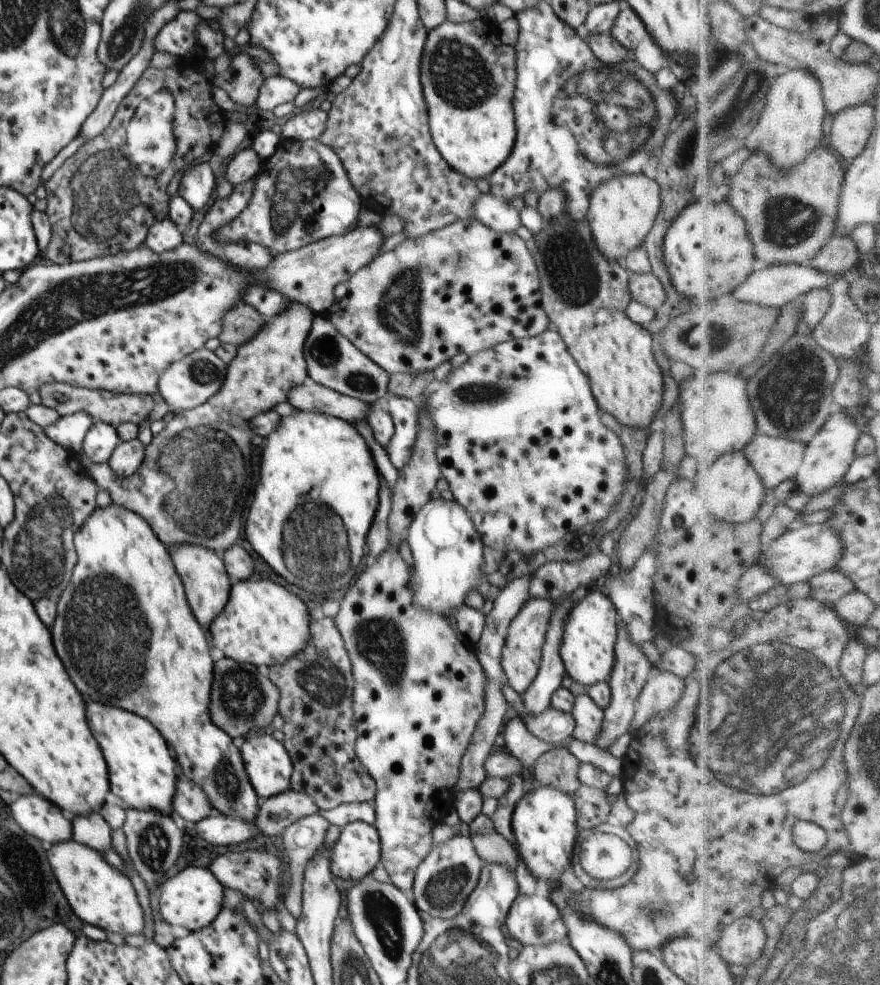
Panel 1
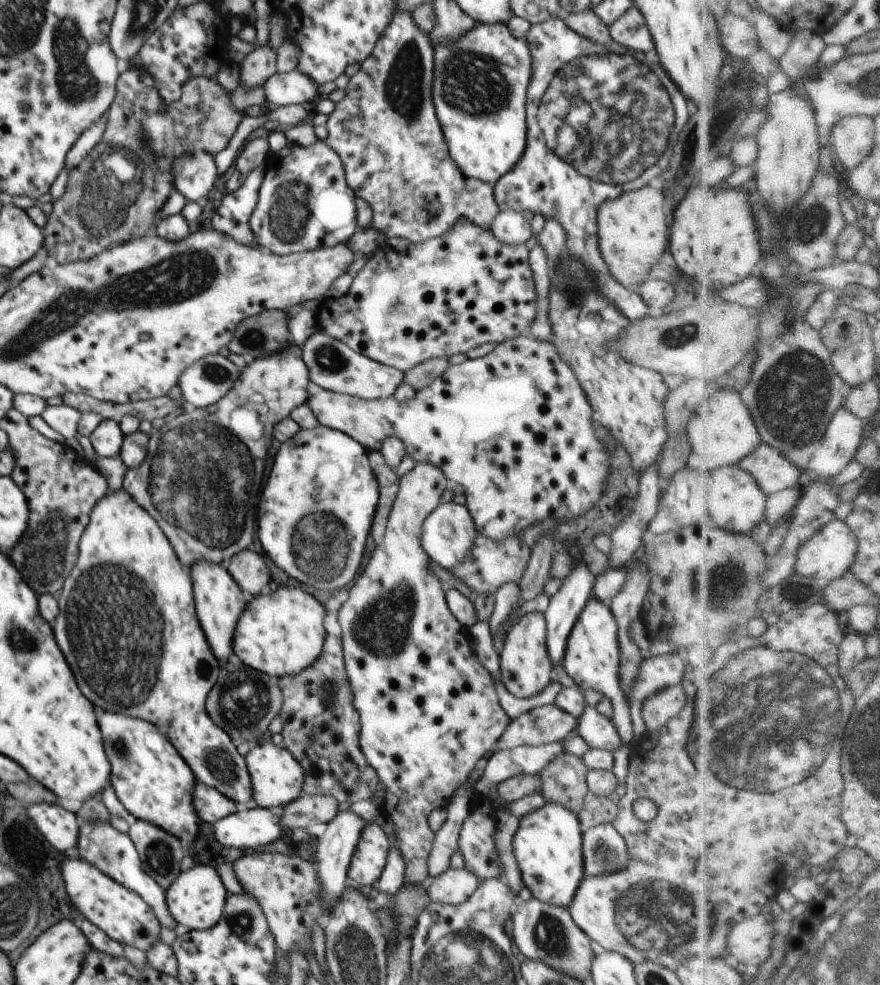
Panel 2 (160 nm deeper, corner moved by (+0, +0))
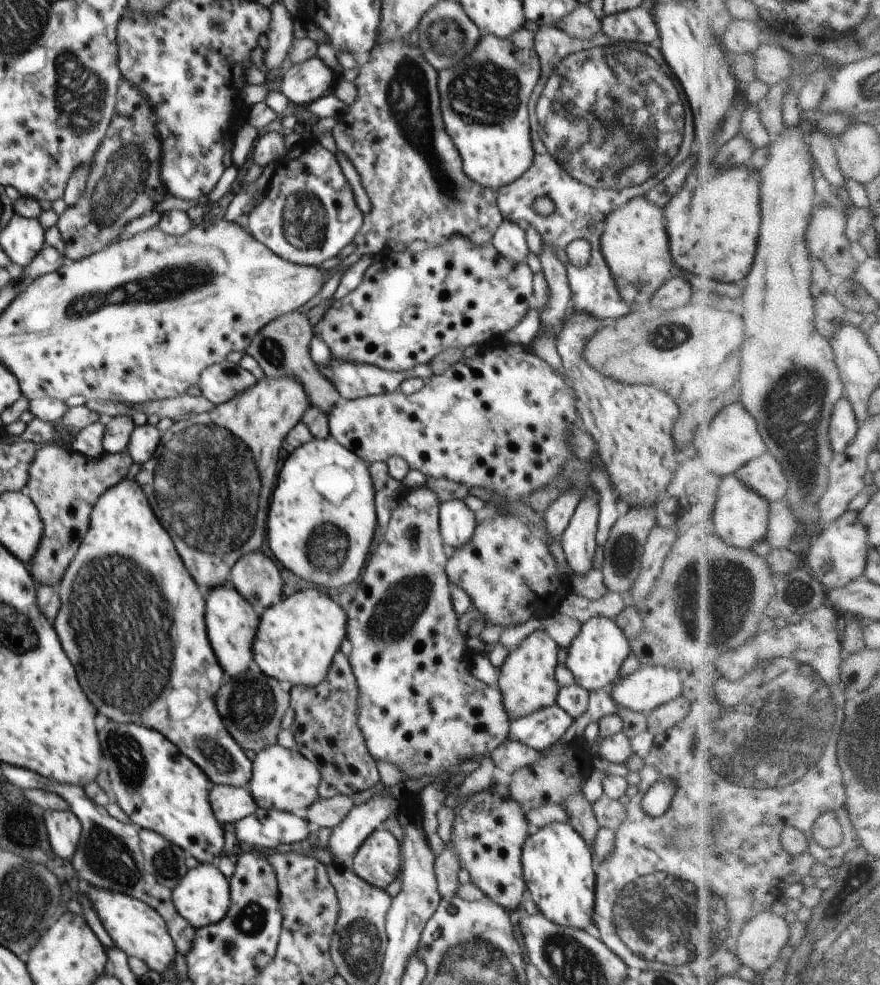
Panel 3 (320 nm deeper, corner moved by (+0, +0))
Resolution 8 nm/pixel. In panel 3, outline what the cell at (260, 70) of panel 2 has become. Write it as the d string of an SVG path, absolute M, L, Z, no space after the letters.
M281 1L270 8L271 22L268 37L268 49L264 51L263 62L268 71L279 68L292 47L293 17Z

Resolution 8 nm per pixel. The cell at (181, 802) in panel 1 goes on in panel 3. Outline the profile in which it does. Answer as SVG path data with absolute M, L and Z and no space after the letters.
M211 785L208 800L214 818L228 827L256 811L256 804L246 788L228 785Z

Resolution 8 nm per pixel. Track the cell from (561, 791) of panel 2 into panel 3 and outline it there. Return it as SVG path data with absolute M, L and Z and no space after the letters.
M581 793L574 794L562 802L564 810L568 812L568 823L579 833L588 846L594 842L594 835L600 828L591 808L591 802Z

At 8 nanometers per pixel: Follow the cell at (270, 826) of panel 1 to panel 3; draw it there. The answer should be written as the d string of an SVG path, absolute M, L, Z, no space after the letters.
M337 795L332 798L320 799L312 802L308 812L306 812L306 822L314 828L329 828L338 826L342 818L354 807L353 798Z

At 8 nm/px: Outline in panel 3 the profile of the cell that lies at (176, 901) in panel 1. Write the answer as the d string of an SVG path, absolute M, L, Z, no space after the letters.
M200 863L196 868L188 869L178 886L171 891L171 896L178 914L195 930L221 922L230 908L229 880L216 863Z

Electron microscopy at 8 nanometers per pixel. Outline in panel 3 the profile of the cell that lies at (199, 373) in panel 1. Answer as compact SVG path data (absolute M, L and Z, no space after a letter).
M225 361L206 368L196 384L202 396L214 405L226 403L256 384L256 378L239 364Z

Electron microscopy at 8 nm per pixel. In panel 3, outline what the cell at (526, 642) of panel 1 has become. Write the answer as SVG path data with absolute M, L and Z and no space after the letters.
M544 630L528 634L509 652L504 664L500 666L498 680L507 714L528 716L546 706L557 705L559 686L555 674L558 671L558 652L558 644Z

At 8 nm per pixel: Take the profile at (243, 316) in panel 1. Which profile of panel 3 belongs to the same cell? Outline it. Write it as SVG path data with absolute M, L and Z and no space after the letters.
M295 311L274 318L258 330L258 334L250 340L250 346L243 352L258 362L263 375L268 378L298 378L298 382L304 386L310 405L316 406L327 416L336 406L336 402L342 398L334 388L334 384L318 370L318 366L310 356L310 340L315 333L310 326L308 312L305 313Z

